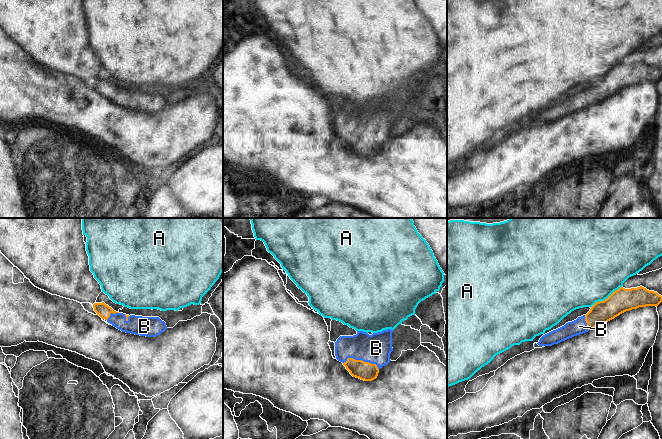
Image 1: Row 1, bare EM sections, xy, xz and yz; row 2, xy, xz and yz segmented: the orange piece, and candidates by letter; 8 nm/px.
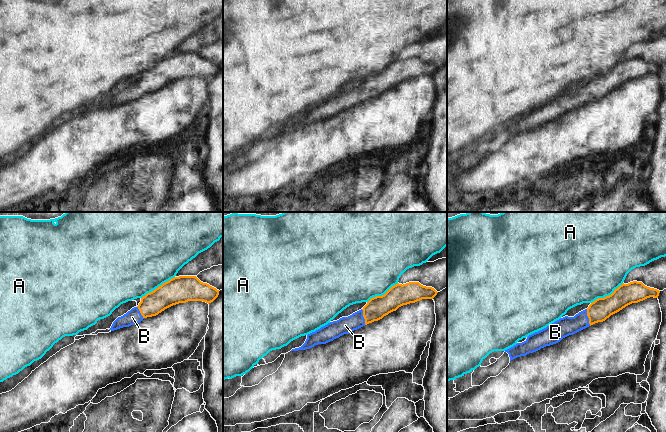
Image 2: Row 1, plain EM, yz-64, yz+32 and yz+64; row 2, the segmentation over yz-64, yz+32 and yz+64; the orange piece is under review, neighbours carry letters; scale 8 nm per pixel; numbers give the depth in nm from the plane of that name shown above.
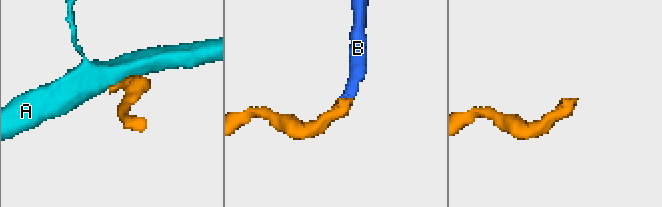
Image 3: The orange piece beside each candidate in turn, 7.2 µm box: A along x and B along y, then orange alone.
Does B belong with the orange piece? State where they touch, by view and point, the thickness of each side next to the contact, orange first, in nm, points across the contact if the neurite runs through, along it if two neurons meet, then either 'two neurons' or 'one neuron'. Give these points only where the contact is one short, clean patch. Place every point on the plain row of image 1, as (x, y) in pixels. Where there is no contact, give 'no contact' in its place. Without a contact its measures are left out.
contact xz (361, 136); calibres 150 and 240 nm; one neuron

